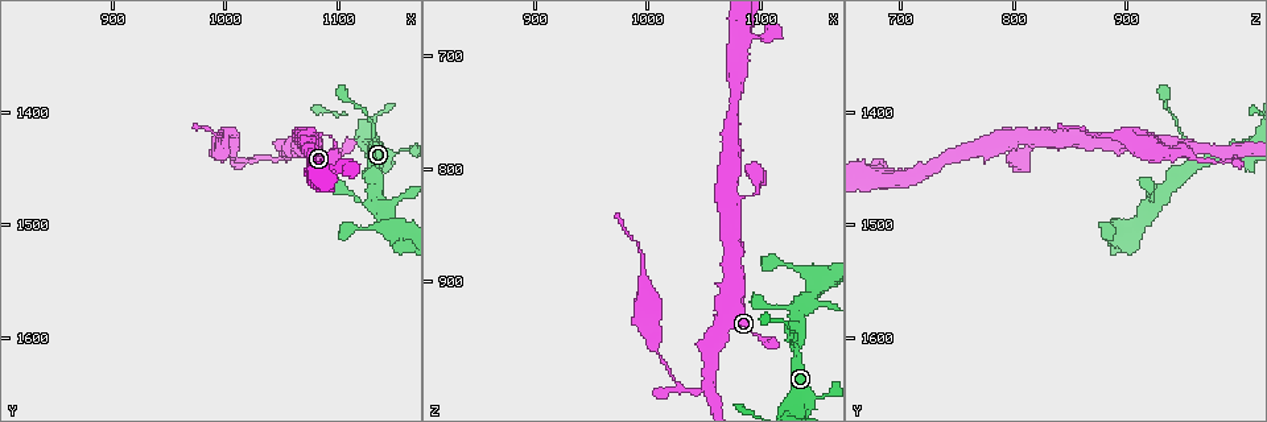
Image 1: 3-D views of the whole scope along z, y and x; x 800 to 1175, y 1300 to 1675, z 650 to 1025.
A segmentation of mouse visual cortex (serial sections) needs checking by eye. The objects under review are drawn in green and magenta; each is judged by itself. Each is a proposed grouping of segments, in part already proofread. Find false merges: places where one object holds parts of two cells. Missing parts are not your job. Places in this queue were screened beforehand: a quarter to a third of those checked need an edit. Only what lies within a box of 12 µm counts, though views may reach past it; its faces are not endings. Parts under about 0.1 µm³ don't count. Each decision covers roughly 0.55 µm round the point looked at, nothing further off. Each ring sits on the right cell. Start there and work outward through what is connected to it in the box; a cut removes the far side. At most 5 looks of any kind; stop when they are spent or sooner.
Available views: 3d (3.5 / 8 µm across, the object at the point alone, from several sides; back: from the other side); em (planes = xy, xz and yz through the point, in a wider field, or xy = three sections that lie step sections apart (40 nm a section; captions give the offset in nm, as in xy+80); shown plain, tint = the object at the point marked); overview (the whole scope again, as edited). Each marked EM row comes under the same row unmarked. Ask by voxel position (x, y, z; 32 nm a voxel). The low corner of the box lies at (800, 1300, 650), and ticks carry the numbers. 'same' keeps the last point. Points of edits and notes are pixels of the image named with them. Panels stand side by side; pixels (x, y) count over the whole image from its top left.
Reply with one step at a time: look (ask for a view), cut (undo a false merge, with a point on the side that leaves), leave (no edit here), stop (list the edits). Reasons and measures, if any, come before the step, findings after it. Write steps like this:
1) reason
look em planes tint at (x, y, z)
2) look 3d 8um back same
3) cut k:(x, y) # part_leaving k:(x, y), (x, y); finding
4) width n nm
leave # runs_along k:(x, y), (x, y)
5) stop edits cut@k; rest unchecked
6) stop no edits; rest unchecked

two arms at a narrow angle
look 3d 3.5um back at (1140, 1502, 892)

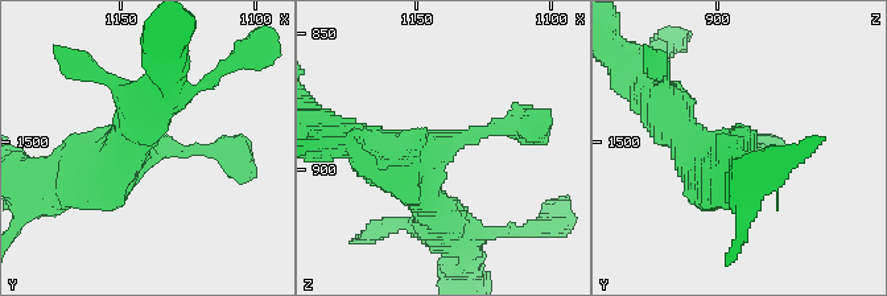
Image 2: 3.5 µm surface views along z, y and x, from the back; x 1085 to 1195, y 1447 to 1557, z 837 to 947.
look em xy step 5 tint same

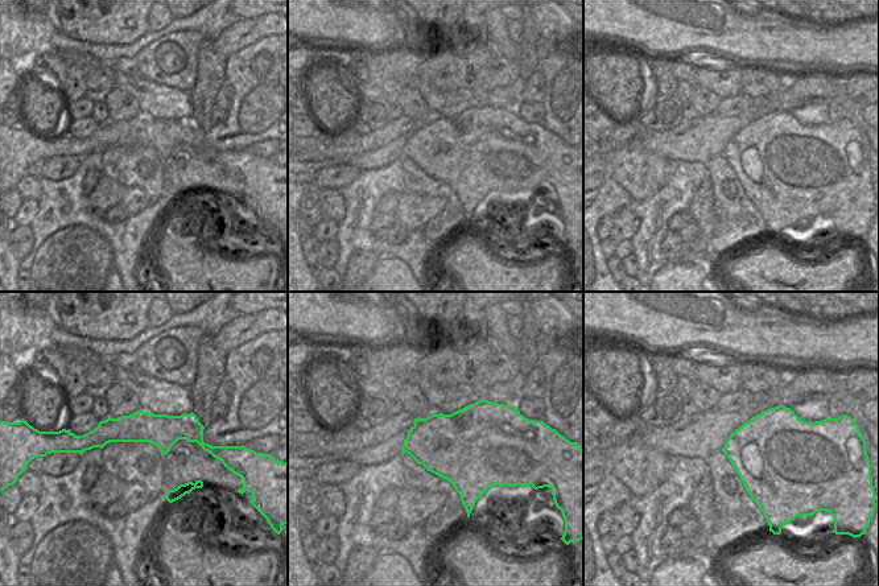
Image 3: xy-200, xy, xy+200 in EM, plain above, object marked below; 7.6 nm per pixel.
width 600 nm
leave # runs_along 3:(199, 428), (112, 429), (75, 442); continuous, no second cell

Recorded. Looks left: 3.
thick turns thin
look 3d 3.5um at (1010, 1444, 960)

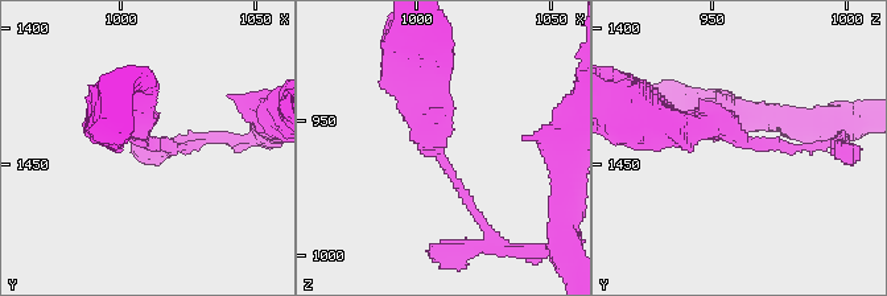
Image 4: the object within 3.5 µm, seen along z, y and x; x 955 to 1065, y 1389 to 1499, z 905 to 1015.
need the tissue
look em xy step 1 tint at (1008, 1442, 962)

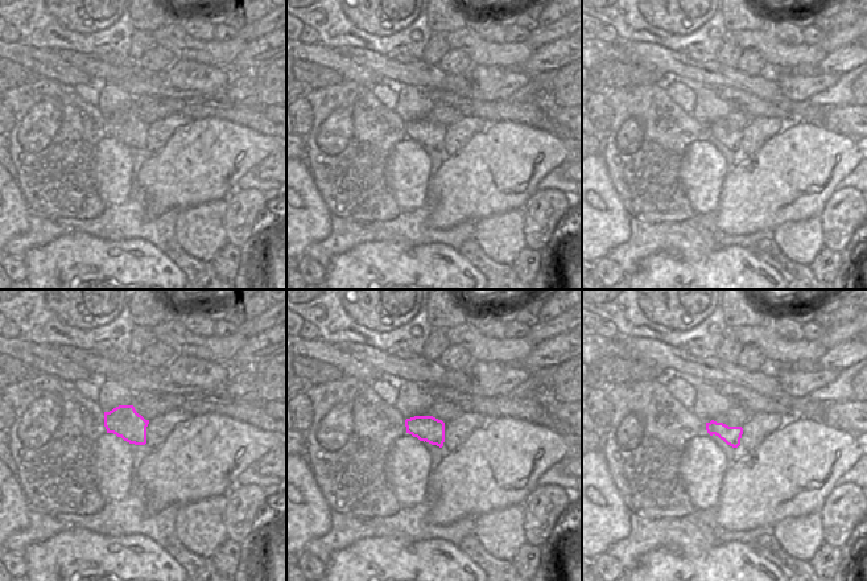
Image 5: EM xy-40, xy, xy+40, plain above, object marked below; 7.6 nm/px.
leave # one cell here

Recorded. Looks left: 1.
stop no edits; rest unchecked

